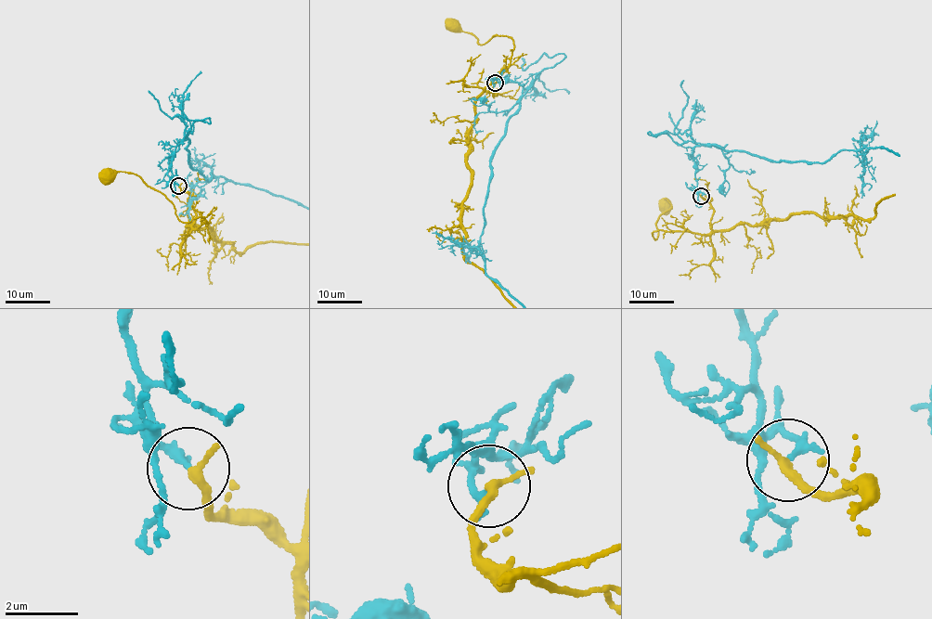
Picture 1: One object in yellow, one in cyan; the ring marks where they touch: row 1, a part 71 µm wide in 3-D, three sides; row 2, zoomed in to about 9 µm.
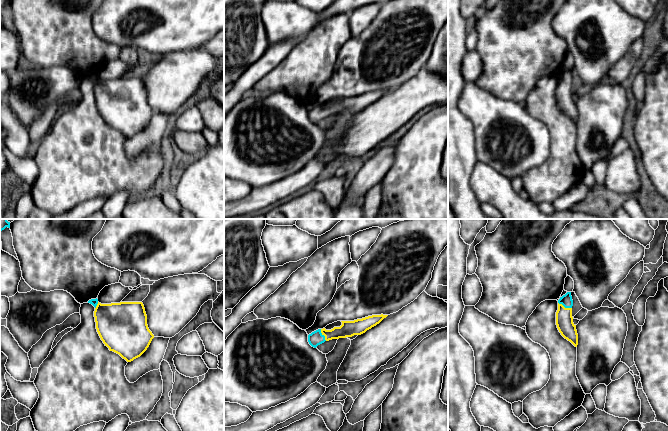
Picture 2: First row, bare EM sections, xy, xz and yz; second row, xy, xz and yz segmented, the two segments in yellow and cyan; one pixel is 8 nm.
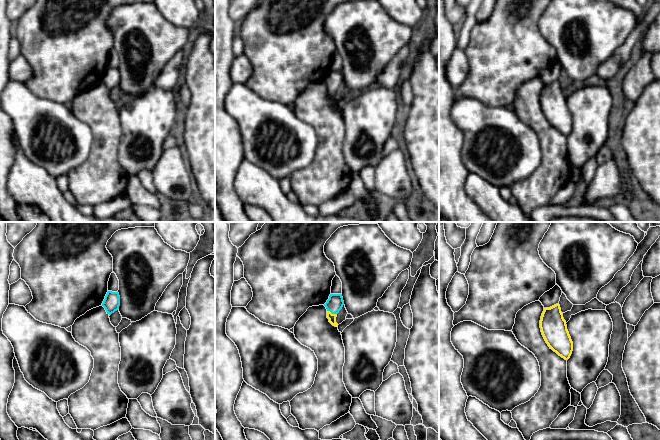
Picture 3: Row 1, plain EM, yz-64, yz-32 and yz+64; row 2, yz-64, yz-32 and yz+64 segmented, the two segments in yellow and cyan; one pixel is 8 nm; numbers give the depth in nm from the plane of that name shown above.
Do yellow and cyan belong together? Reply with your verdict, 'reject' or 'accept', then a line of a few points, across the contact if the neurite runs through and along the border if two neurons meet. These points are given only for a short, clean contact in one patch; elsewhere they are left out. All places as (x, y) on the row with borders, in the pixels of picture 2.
reject

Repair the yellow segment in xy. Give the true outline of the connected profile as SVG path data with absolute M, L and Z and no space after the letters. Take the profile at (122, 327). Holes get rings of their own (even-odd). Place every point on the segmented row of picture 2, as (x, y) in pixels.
M98 302L94 317L97 332L105 346L127 362L140 357L154 338L147 325L142 302Z

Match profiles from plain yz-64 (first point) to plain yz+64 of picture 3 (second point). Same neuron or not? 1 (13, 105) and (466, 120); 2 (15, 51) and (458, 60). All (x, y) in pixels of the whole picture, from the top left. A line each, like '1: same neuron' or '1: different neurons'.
1: same neuron
2: different neurons

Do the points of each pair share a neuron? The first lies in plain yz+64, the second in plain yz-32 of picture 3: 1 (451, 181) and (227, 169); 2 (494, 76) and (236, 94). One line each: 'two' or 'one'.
1: one
2: two

